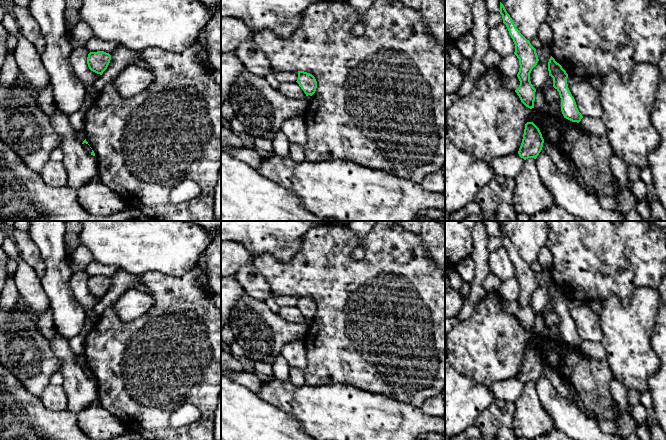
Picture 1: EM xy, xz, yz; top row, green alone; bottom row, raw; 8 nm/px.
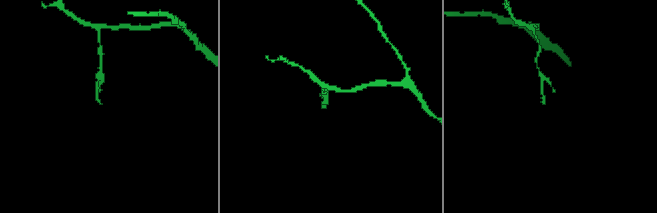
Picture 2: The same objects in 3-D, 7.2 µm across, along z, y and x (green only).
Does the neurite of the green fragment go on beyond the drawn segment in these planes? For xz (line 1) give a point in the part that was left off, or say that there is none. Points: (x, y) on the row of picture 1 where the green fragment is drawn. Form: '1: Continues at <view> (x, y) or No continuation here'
1: No continuation here

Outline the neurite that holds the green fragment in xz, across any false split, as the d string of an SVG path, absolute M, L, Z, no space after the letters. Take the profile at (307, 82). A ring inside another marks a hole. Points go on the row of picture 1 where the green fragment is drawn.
M298 71L298 79L296 82L299 84L306 96L312 96L315 93L317 81L312 74L304 71Z

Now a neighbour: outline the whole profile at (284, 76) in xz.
M281 70L276 72L276 78L279 83L292 83L298 79L298 71L295 70Z

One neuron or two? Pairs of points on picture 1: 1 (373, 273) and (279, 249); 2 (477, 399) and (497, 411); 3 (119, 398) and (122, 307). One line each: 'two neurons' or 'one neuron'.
1: two neurons
2: two neurons
3: two neurons

